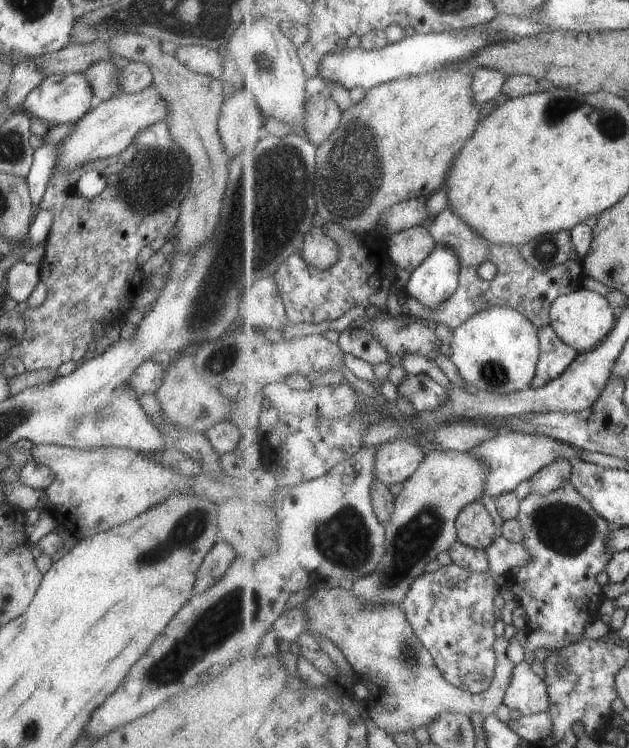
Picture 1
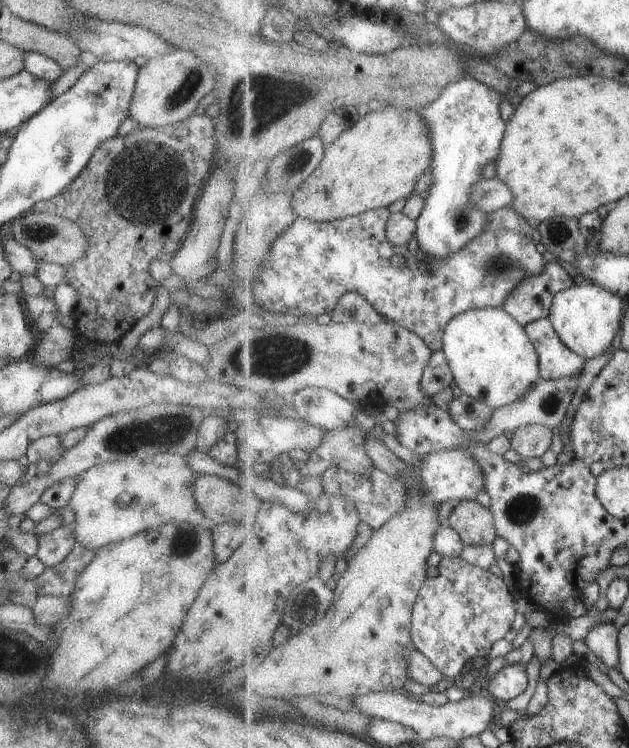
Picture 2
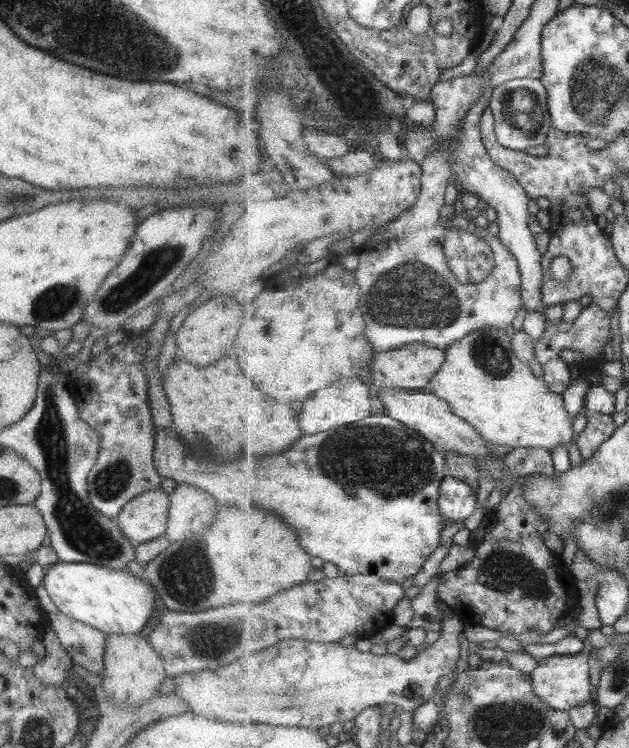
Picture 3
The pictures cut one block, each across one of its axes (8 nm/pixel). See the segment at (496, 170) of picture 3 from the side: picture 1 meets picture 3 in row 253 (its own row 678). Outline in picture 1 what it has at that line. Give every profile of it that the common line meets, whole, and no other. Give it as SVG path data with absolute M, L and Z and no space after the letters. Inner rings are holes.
M524 660L514 669L506 691L504 704L522 715L533 715L550 710L550 694L545 680L541 680L531 664Z

